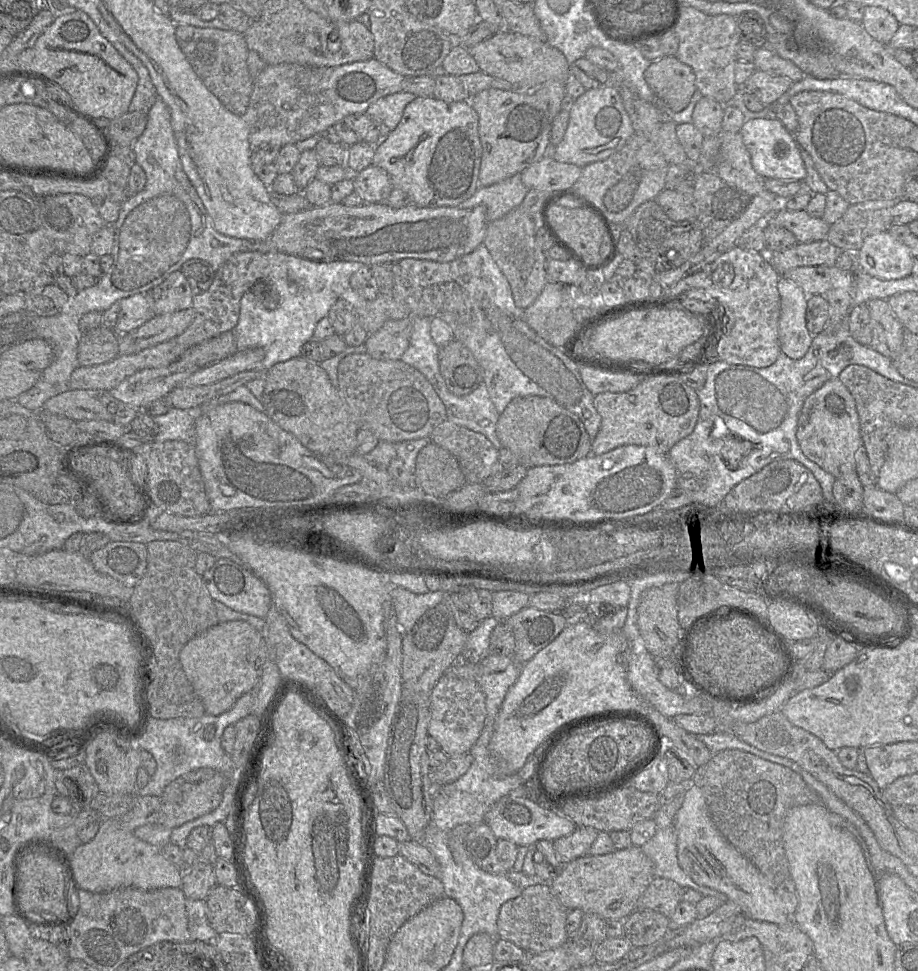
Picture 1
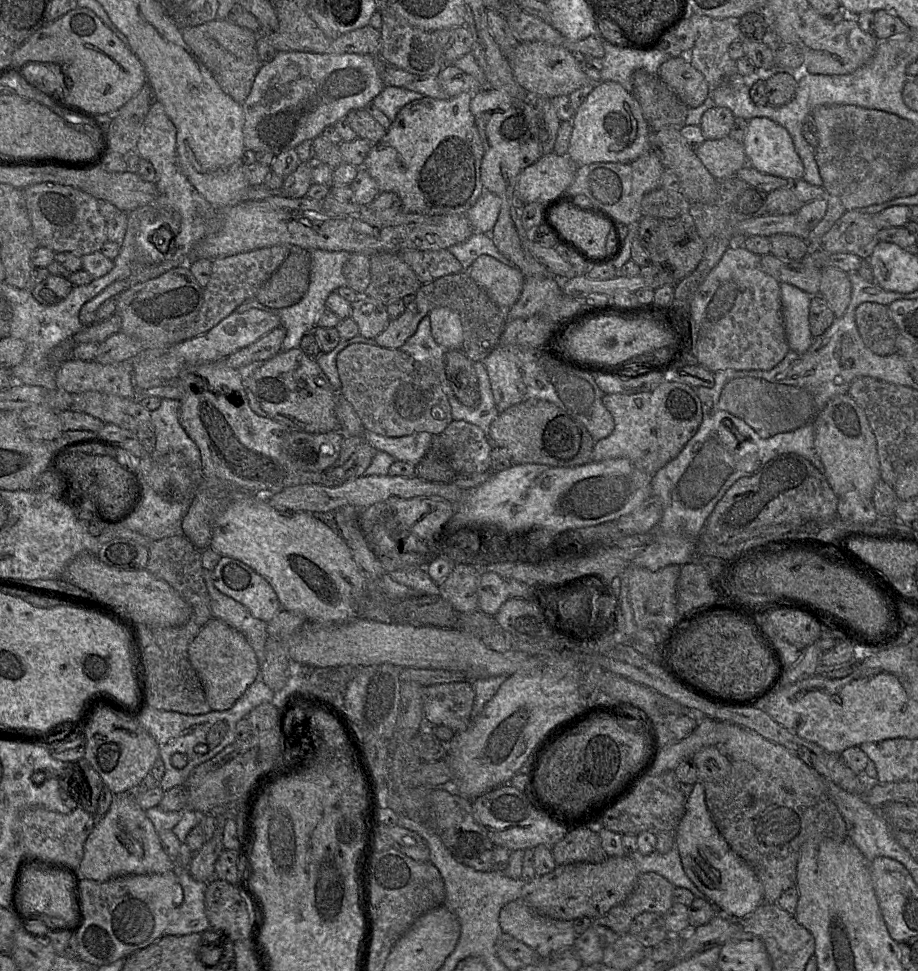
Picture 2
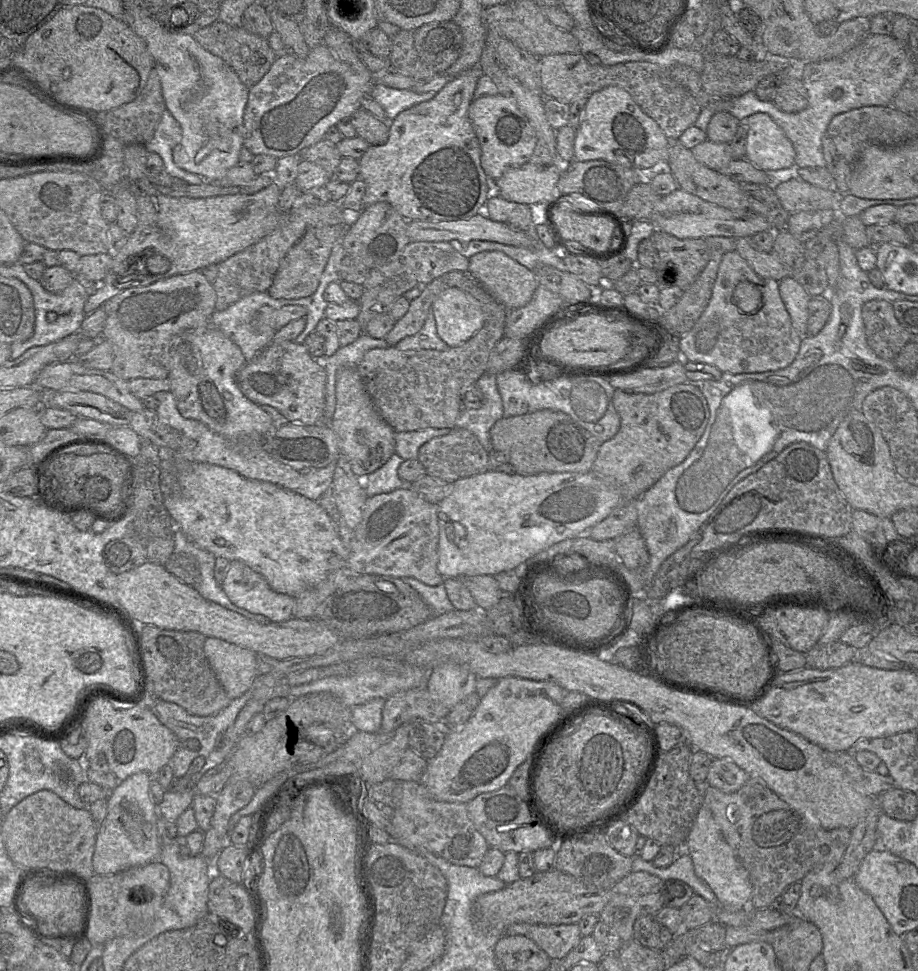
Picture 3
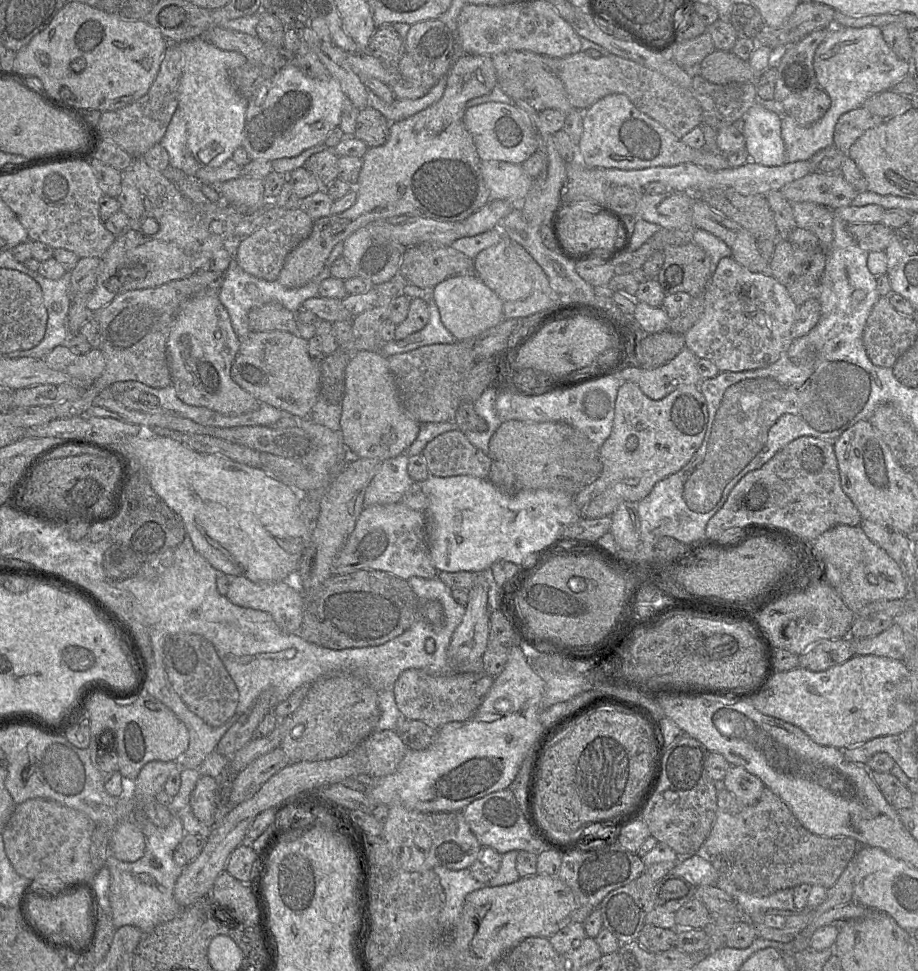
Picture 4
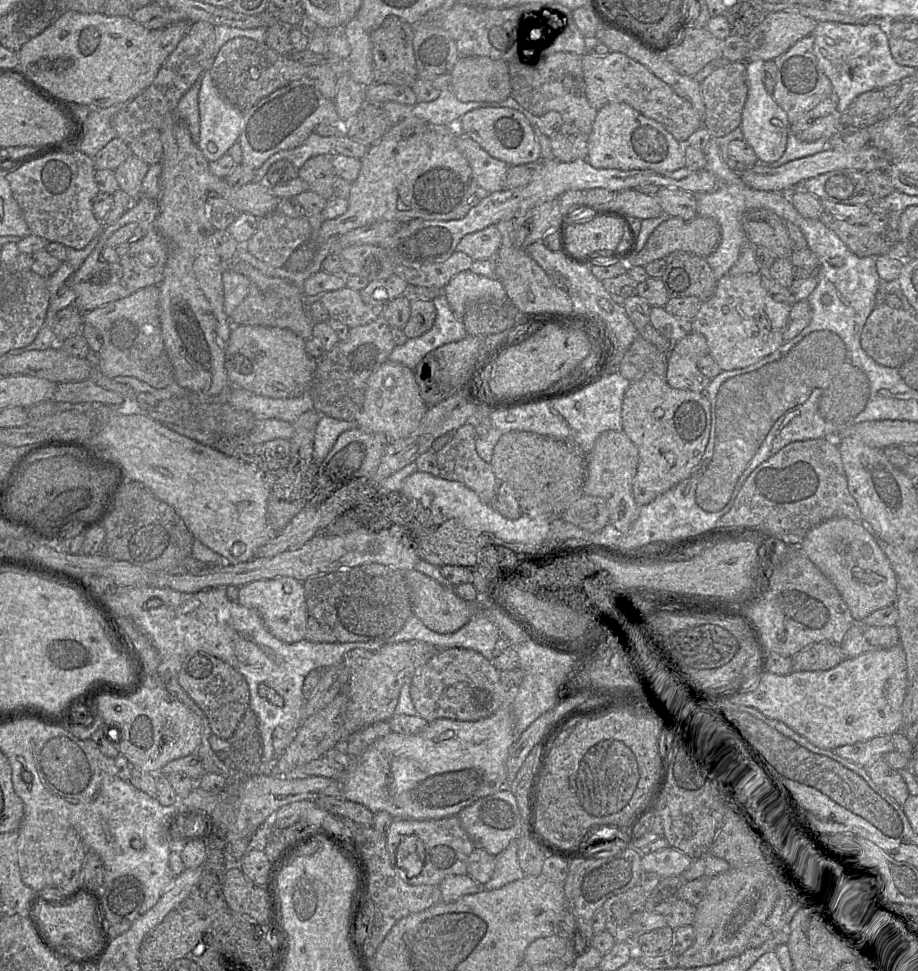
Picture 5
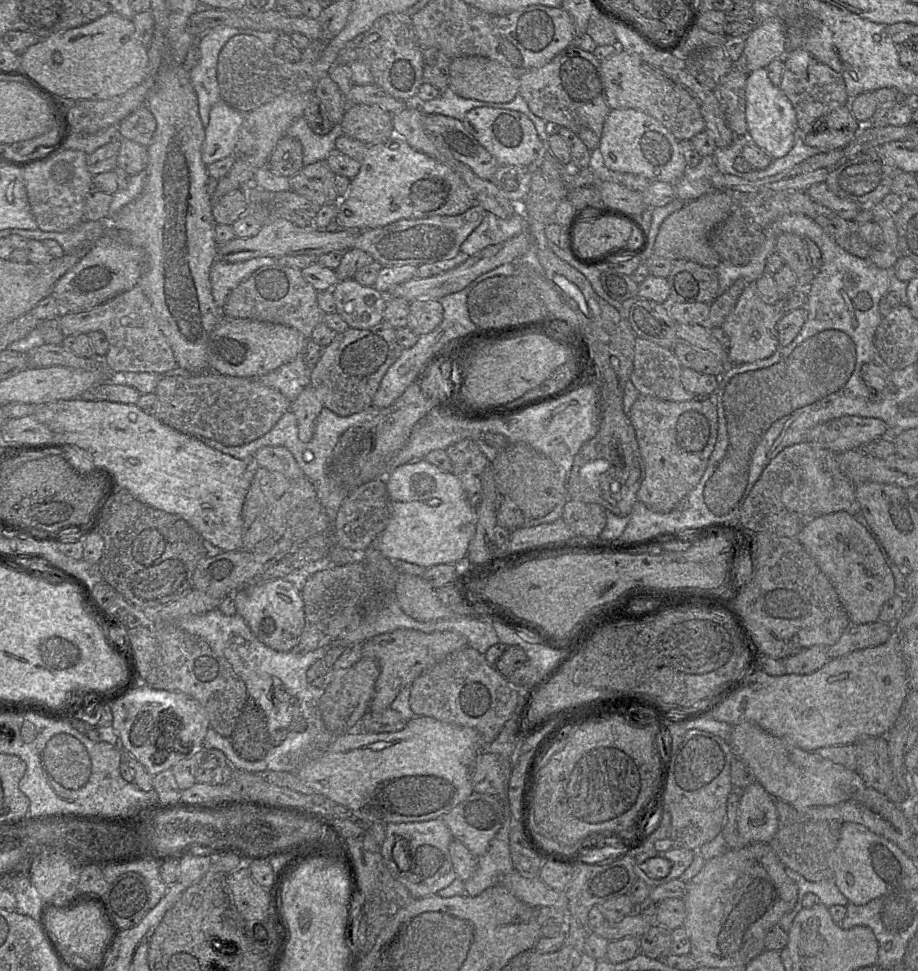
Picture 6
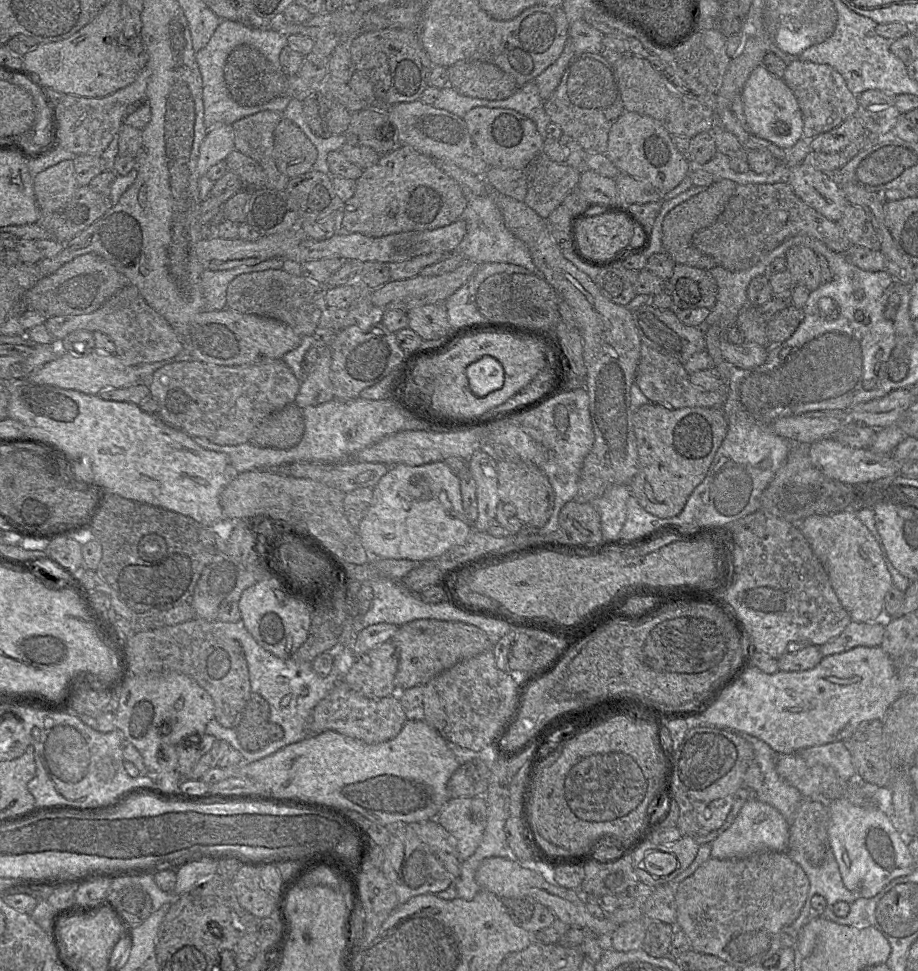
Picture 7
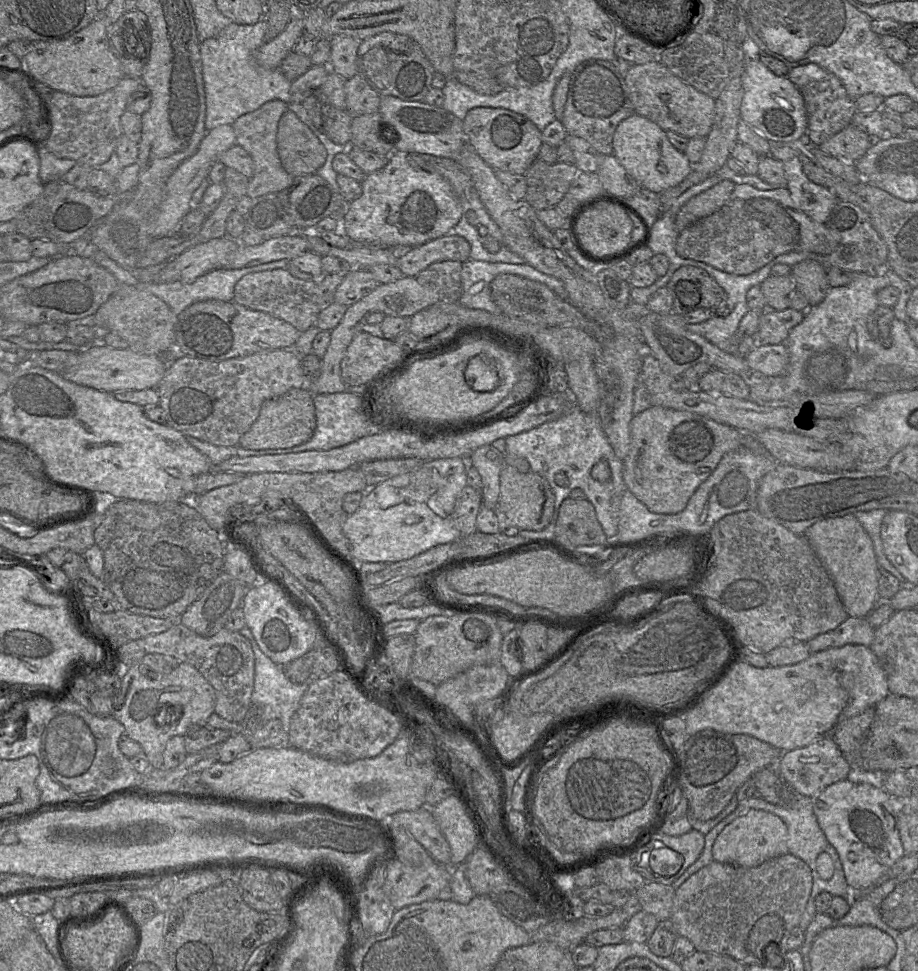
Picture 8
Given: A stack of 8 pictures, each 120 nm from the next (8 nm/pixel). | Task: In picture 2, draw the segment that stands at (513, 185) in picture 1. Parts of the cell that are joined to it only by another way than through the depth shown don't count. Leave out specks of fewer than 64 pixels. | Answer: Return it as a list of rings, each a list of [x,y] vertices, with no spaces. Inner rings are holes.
[[[484,191],[466,212],[474,232],[489,234],[494,227],[501,208],[501,199],[496,194]]]

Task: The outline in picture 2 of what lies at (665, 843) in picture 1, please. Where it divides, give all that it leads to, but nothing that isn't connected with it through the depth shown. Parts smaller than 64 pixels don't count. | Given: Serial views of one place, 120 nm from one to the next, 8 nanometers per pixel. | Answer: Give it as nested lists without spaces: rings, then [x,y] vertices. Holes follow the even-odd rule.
[[[676,846],[666,854],[660,854],[654,851],[651,854],[644,855],[636,851],[628,856],[632,858],[639,874],[647,872],[657,873],[672,883],[674,887],[688,889],[696,898],[711,902],[685,874]]]

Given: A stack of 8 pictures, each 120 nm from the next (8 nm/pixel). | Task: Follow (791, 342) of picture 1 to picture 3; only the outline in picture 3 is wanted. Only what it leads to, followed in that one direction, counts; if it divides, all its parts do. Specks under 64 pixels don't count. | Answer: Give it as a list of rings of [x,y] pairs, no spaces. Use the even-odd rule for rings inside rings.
[[[792,276],[779,282],[779,293],[790,316],[792,327],[800,337],[805,337],[808,319],[807,306],[811,297]]]

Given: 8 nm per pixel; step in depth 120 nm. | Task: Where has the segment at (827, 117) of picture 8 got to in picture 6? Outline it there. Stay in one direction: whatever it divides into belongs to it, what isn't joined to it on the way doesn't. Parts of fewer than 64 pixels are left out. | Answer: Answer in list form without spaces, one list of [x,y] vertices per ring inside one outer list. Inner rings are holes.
[[[803,49],[788,51],[783,57],[784,71],[780,89],[792,103],[795,112],[799,135],[813,131],[816,122],[833,110],[849,106],[849,98],[843,77],[829,66],[818,61],[812,54]]]

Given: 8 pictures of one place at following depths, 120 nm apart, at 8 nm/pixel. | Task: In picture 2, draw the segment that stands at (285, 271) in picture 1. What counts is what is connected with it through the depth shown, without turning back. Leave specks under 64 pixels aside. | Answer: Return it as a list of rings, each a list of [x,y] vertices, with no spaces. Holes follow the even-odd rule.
[[[324,250],[310,251],[310,282],[305,297],[297,304],[284,309],[271,309],[270,313],[277,315],[281,320],[281,326],[286,330],[286,336],[281,346],[281,352],[300,348],[300,343],[308,333],[316,328],[319,315],[324,311],[328,296],[339,288],[347,286],[343,274],[343,266],[348,261],[350,253],[346,251],[330,252]]]

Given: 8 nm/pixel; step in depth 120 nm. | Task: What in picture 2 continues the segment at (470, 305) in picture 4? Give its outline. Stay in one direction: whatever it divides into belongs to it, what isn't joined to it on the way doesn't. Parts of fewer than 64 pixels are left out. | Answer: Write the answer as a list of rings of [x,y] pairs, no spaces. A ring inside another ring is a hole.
[[[437,307],[429,313],[431,332],[437,344],[448,350],[461,349],[463,342],[462,318],[457,311]]]

